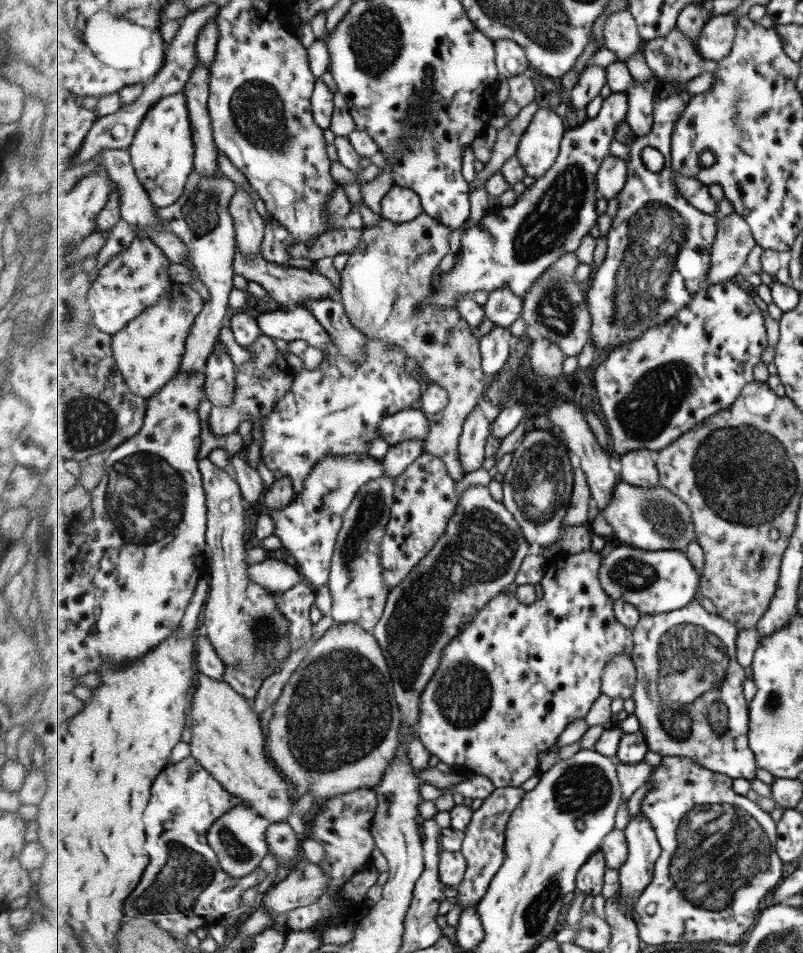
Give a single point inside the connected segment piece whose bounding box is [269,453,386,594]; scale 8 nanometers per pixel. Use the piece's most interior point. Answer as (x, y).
(308, 528)

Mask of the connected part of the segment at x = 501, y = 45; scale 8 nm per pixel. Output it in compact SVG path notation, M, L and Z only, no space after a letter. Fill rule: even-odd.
M501 39L495 42L496 64L501 77L507 79L525 74L525 70L531 67L526 51L519 43Z

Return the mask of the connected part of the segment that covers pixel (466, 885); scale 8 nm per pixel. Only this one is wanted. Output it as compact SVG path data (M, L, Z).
M522 787L497 788L492 796L483 800L482 805L474 810L473 818L466 830L465 840L460 850L466 861L468 869L463 882L456 888L458 905L461 910L465 907L477 906L489 890L493 877L503 866L506 852L506 830L513 811L525 799L525 790Z

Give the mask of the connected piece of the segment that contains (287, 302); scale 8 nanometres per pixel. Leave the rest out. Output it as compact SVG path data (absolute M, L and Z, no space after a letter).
M236 248L234 262L236 274L243 275L248 281L258 282L267 290L268 294L285 307L296 307L304 304L304 299L315 300L340 293L340 287L335 289L333 282L320 274L314 268L312 270L295 267L284 267L267 260L261 253L243 254L240 248Z

